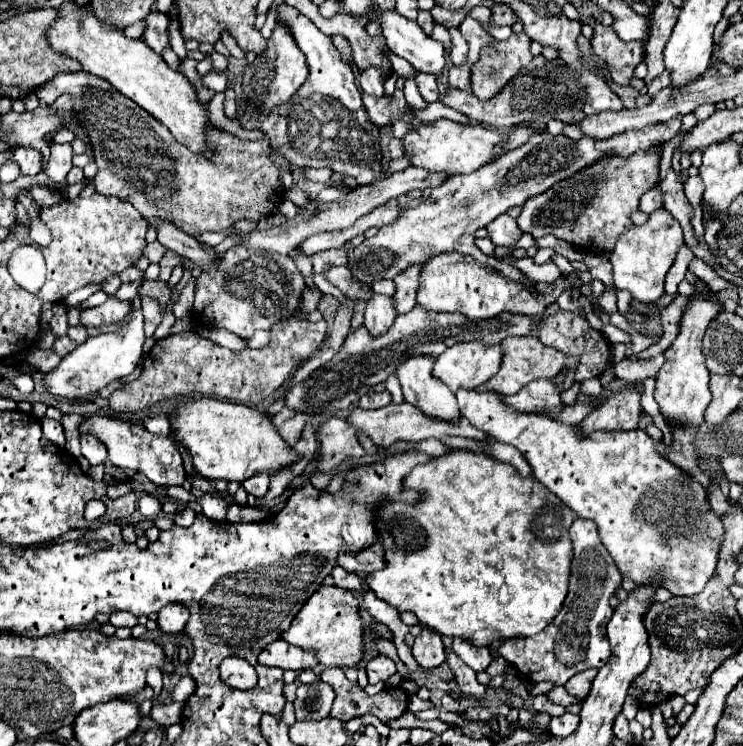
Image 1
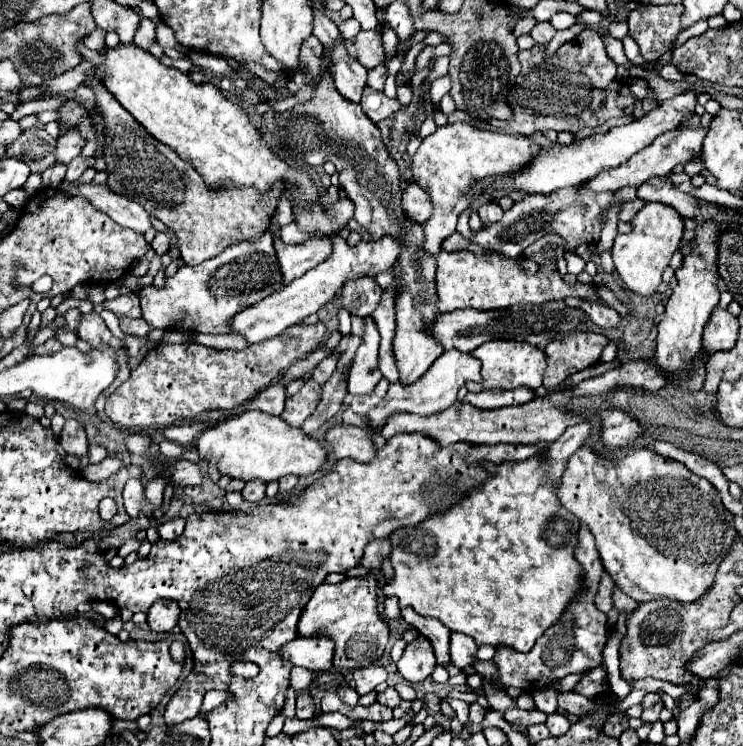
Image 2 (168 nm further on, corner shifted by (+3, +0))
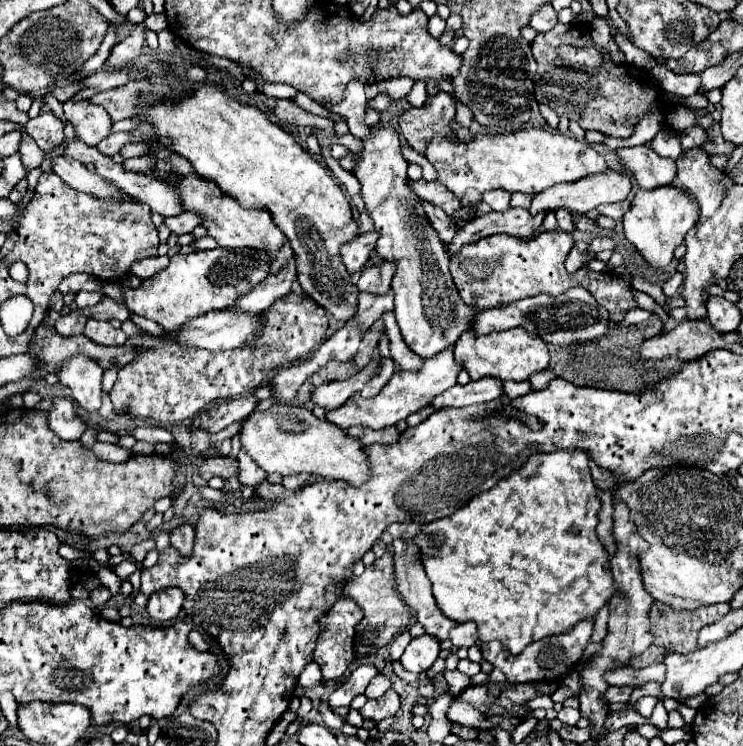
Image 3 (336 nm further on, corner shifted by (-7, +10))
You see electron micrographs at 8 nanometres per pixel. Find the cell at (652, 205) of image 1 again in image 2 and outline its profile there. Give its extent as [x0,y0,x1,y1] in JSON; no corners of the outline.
[620,199,646,221]

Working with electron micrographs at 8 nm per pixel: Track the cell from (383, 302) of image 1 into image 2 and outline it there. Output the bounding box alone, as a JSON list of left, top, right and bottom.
[348,317,382,395]

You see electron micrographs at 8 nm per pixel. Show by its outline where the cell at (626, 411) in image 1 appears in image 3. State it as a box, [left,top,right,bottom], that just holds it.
[414,451,618,655]

